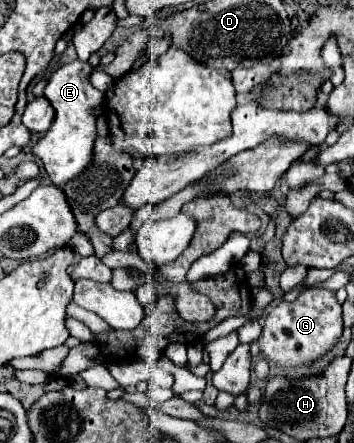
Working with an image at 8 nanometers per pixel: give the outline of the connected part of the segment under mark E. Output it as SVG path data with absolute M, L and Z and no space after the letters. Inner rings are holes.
M75 60L55 70L43 90L43 96L55 110L55 120L47 134L31 148L31 152L43 160L47 176L55 186L63 186L67 180L81 174L81 170L85 170L85 166L89 166L93 160L93 140L97 136L93 104L101 104L101 96L99 100L95 98L95 88L89 82L89 76L91 66L87 62Z

